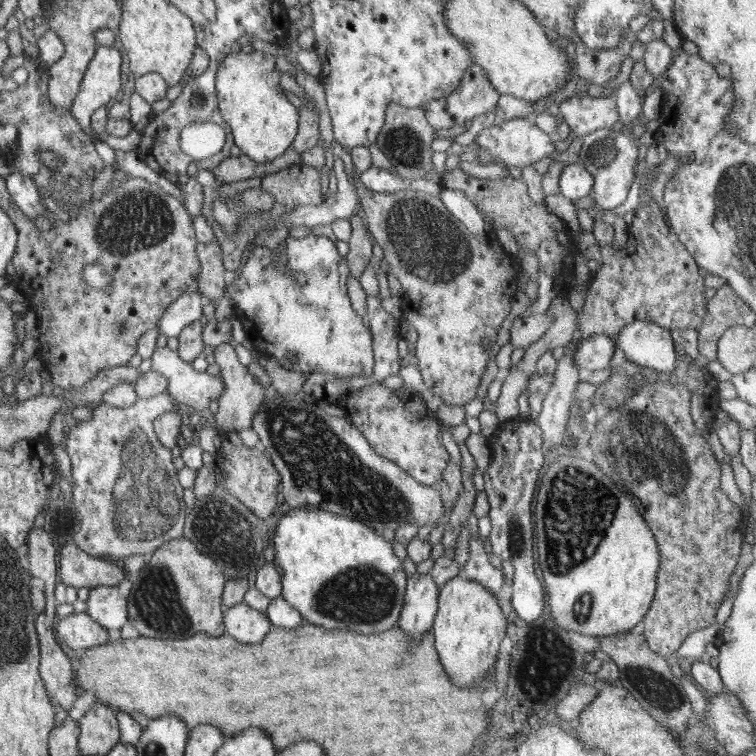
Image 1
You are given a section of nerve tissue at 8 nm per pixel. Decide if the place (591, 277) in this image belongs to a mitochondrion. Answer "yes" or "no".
no

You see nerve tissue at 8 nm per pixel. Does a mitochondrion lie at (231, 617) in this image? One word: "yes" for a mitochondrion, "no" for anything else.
no

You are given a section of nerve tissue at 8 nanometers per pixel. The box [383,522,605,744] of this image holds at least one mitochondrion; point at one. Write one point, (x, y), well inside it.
(542, 636)

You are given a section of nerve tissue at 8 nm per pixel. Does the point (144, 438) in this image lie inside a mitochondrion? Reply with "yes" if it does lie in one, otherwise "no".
yes

